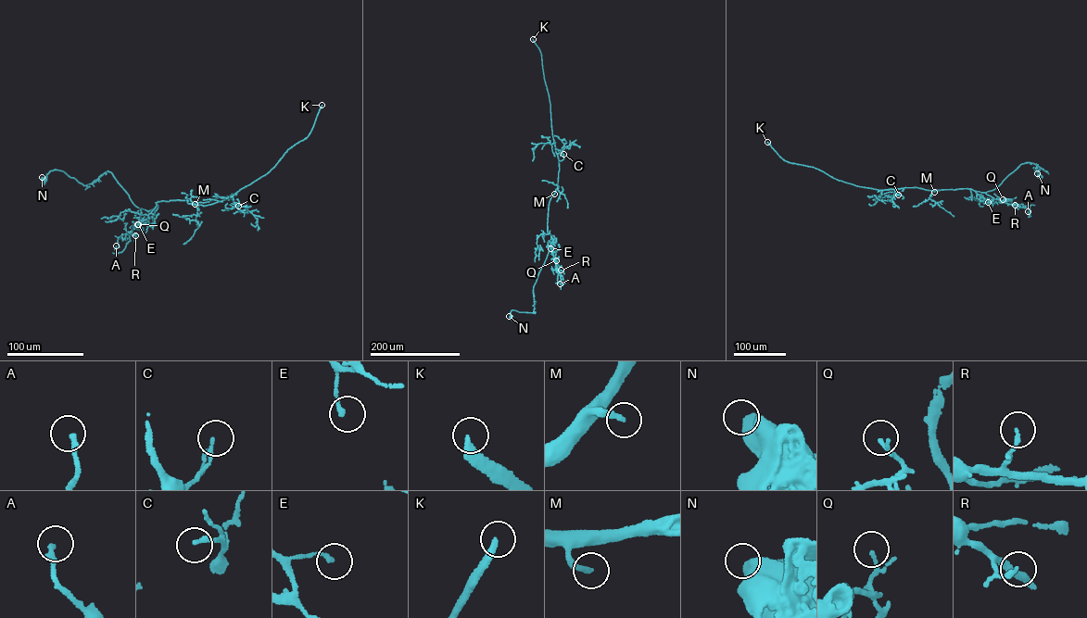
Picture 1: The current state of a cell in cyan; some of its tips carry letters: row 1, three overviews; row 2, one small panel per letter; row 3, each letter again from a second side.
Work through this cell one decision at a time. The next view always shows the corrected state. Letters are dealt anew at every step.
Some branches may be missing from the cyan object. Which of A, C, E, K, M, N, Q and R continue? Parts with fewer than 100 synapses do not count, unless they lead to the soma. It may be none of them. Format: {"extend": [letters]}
{"extend": ["K", "M"]}

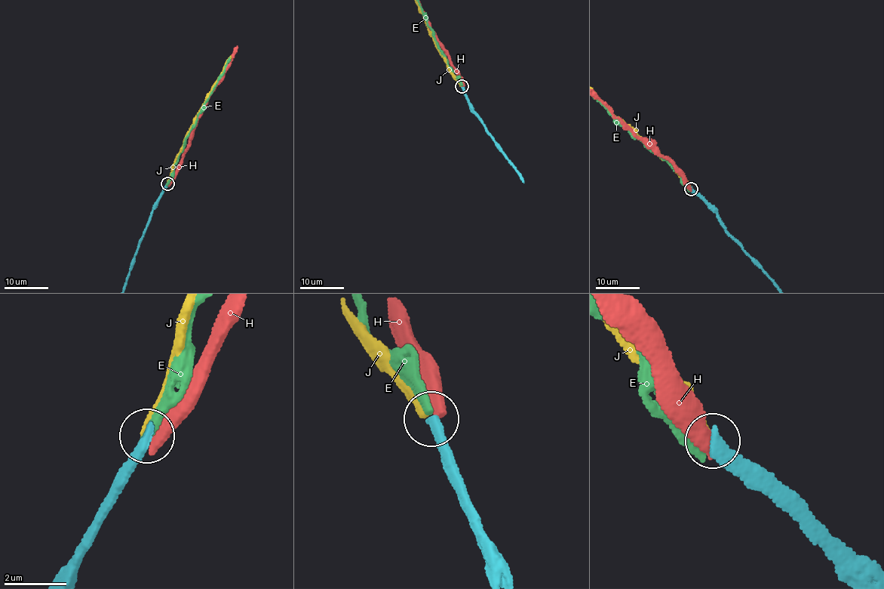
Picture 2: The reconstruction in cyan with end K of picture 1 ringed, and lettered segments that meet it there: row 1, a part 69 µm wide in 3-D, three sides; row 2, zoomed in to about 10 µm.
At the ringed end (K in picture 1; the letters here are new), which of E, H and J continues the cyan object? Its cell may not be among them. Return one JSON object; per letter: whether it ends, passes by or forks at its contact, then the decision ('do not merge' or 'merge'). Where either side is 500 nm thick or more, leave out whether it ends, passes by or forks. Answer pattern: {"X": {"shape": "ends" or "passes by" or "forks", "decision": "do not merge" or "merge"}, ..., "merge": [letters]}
{"E": {"shape": "ends", "decision": "do not merge"}, "H": {"decision": "do not merge"}, "J": {"shape": "ends", "decision": "do not merge"}, "merge": []}

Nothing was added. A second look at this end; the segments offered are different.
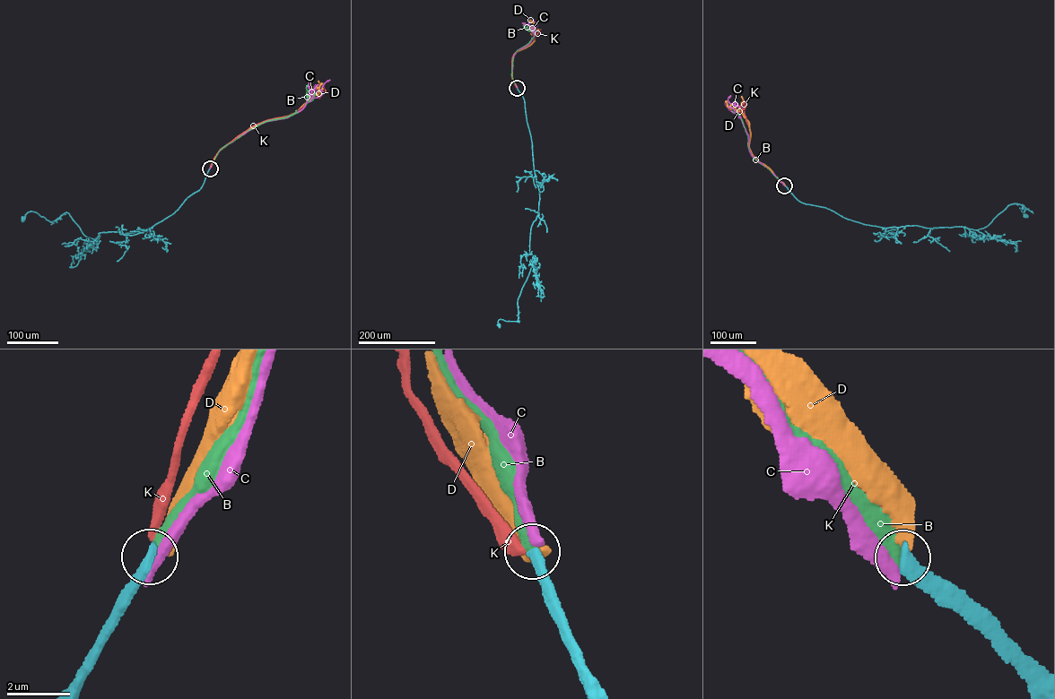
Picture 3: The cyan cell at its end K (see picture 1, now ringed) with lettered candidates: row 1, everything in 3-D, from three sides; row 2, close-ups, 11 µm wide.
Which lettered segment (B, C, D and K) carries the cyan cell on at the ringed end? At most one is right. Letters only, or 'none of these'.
B

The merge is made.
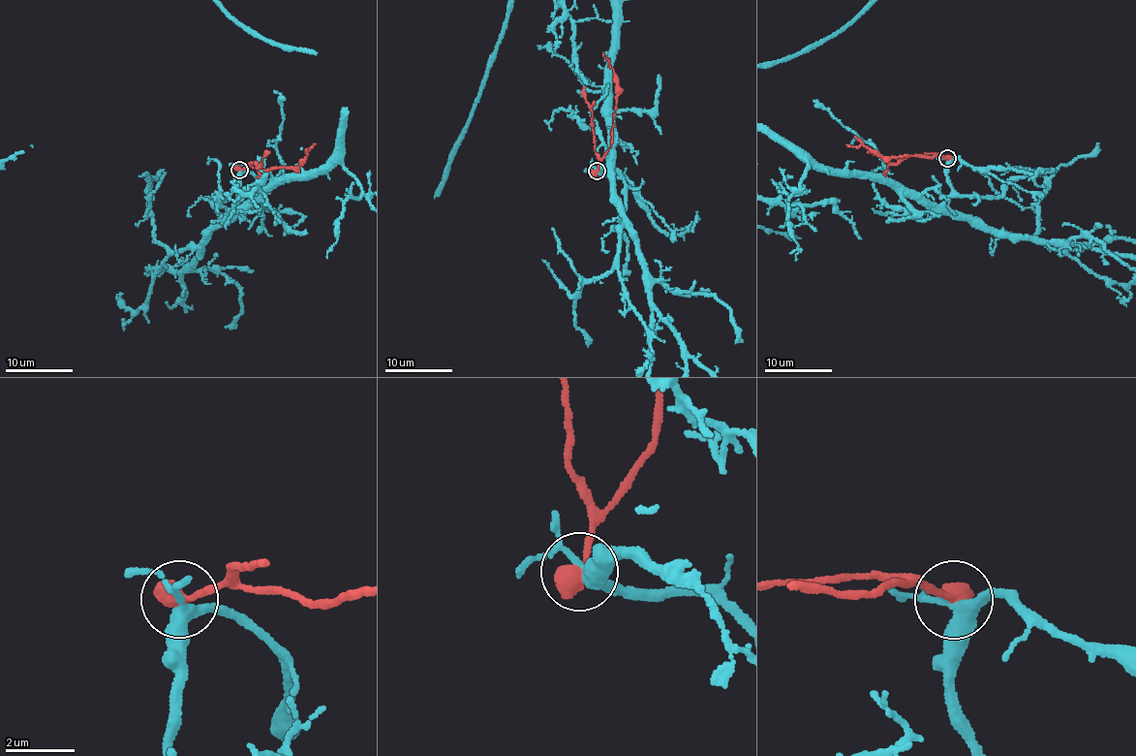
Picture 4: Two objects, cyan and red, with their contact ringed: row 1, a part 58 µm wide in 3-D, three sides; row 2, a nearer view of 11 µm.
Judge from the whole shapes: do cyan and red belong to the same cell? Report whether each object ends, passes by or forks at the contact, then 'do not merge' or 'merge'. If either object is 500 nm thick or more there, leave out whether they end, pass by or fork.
do not merge

